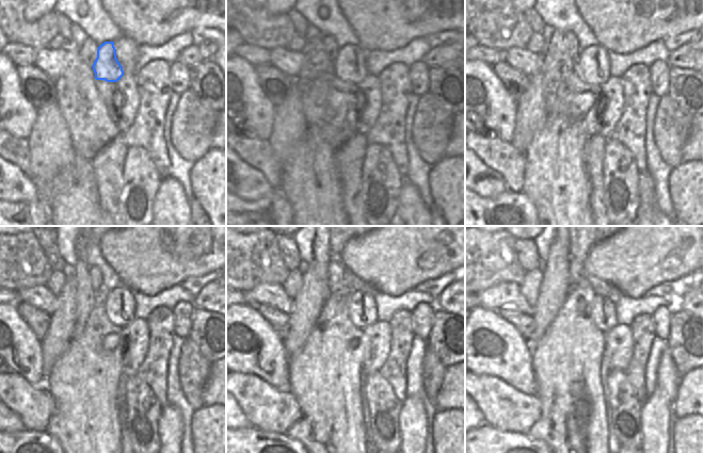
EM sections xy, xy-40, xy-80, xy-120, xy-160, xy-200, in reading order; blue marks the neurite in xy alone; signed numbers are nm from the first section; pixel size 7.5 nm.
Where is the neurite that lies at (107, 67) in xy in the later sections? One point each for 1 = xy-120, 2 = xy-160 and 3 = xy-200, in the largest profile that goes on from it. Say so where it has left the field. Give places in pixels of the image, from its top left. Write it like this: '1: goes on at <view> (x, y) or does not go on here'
1: goes on at xy-120 (120, 305)
2: goes on at xy-160 (362, 307)
3: goes on at xy-200 (603, 311)

